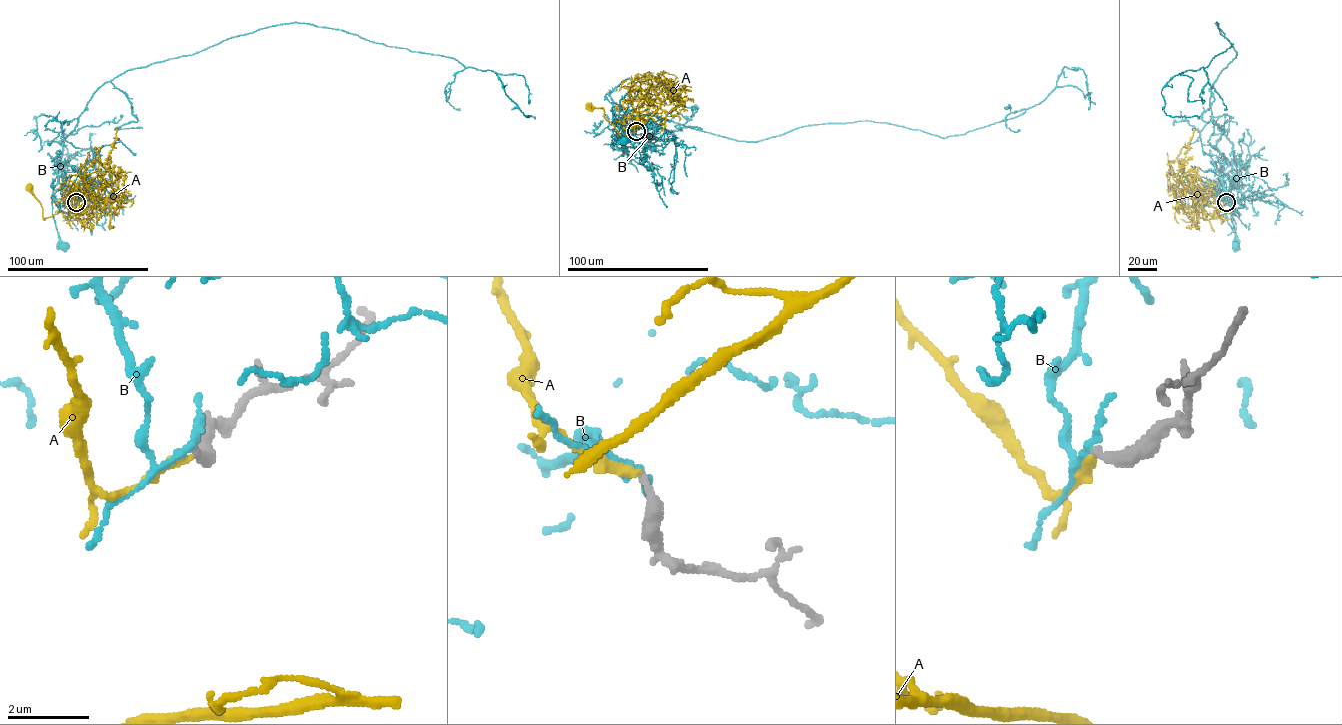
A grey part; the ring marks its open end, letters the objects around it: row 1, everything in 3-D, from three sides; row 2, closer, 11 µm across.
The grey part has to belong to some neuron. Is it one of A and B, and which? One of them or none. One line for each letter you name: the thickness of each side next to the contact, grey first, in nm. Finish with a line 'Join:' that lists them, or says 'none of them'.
A: calibres 260 and 200 nm
Join: A

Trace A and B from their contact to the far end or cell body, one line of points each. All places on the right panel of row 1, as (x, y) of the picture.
A: (1226, 203), (1210, 191), (1202, 198), (1198, 198), (1196, 192), (1219, 211), (1232, 211), (1204, 220), (1200, 187)
B: (1226, 202), (1227, 191), (1232, 186), (1228, 173), (1234, 169), (1239, 175), (1237, 200), (1231, 216), (1236, 244)

